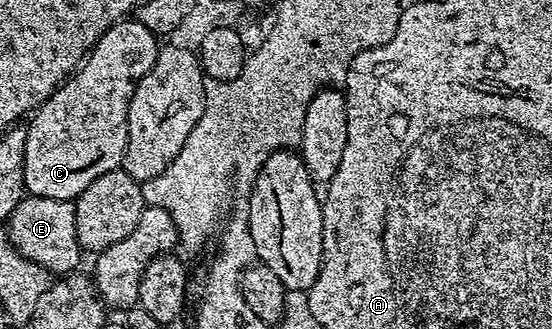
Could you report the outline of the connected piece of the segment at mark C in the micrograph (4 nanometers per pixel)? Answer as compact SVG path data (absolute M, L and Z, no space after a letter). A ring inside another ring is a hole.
M121 20L113 24L75 74L31 115L24 153L24 189L34 198L74 200L98 176L121 169L128 143L128 113L136 86L156 59L158 35L146 24Z

